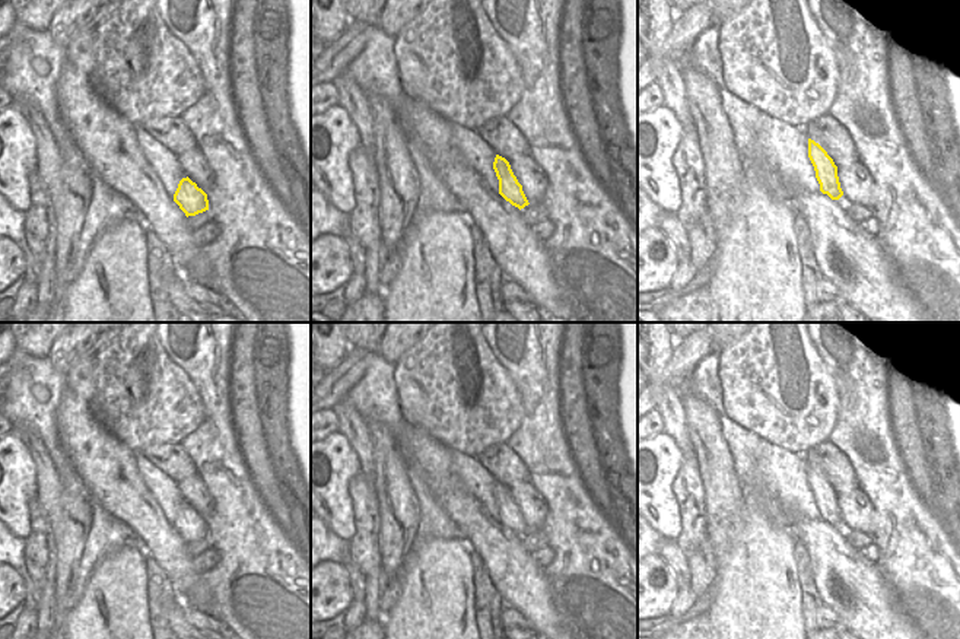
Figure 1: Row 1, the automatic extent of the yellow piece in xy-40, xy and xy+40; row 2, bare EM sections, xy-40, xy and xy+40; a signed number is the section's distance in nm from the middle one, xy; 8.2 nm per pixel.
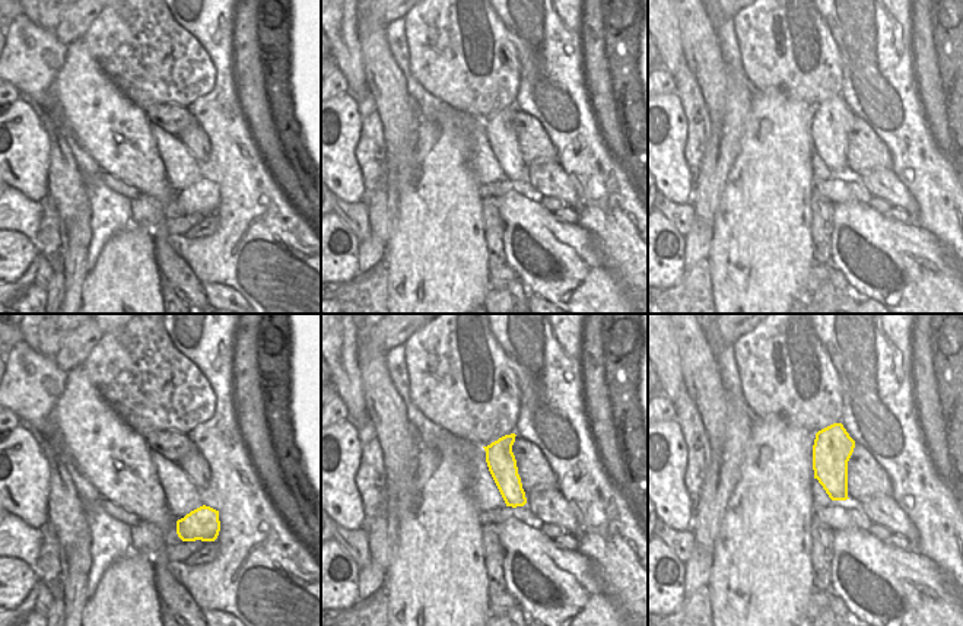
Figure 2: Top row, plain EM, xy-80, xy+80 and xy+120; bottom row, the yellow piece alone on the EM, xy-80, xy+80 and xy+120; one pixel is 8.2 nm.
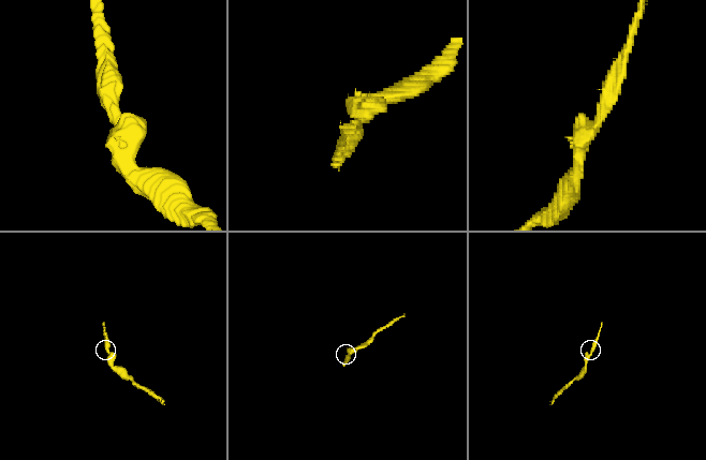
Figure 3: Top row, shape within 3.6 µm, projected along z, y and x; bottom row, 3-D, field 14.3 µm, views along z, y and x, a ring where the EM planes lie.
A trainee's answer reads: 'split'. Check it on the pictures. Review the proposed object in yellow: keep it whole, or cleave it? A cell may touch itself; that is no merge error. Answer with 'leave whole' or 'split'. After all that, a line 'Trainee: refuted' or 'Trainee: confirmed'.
leave whole
Trainee: refuted

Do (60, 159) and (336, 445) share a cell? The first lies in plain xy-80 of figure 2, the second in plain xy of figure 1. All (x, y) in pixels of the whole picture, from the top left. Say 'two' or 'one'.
two

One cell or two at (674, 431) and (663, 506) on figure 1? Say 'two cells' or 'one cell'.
two cells

